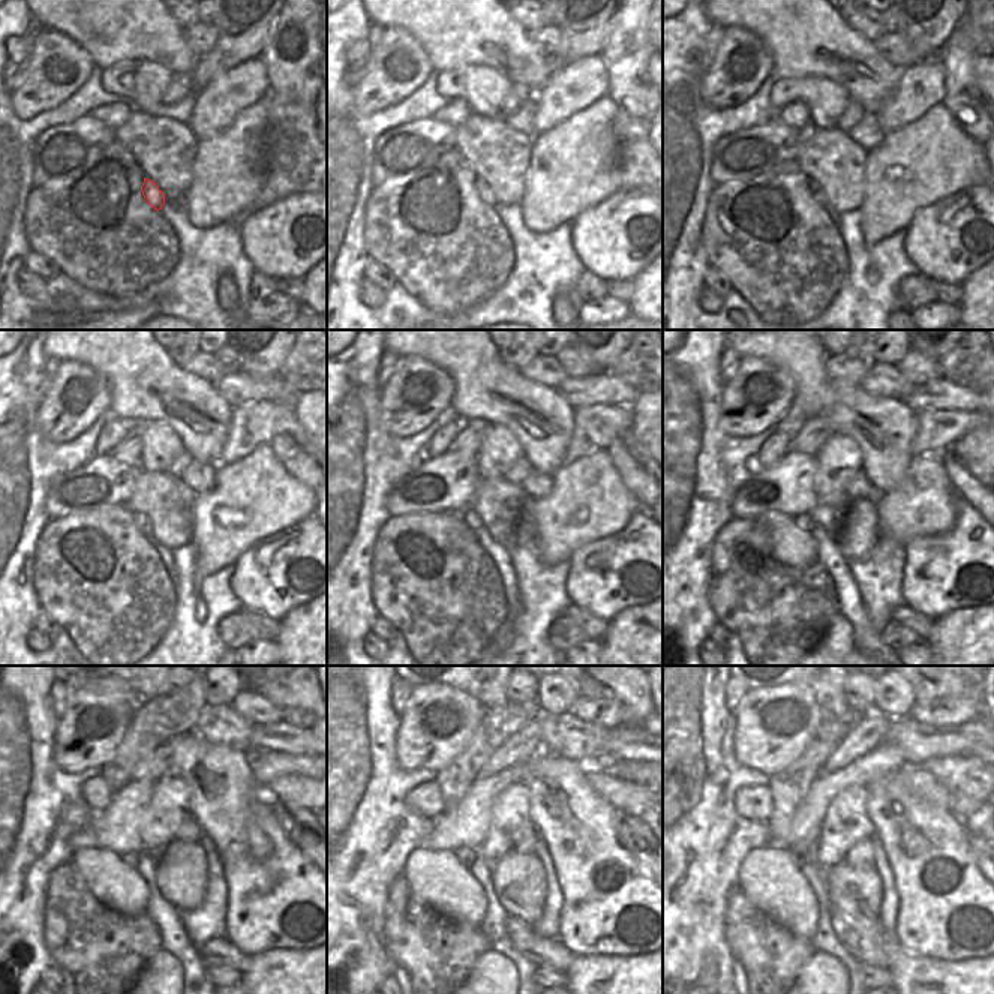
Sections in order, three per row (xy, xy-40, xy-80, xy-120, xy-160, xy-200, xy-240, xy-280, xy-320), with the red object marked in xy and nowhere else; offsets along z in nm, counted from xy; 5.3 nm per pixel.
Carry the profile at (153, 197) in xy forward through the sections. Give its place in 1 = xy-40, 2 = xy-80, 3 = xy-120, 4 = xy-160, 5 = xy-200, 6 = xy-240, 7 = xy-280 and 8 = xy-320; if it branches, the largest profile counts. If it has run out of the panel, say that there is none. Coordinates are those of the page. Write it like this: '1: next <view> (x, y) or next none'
1: next xy-40 (483, 191)
2: next xy-80 (816, 189)
3: next xy-120 (141, 523)
4: next xy-160 (471, 519)
5: next xy-200 (807, 522)
6: next xy-240 (132, 859)
7: next xy-280 (467, 856)
8: next xy-320 (798, 852)

